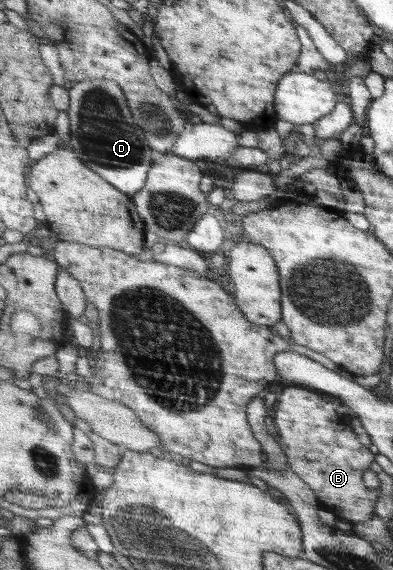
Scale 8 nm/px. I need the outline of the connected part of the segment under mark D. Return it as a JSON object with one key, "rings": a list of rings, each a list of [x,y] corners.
{"rings":[[[84,80],[78,82],[71,89],[71,107],[69,113],[72,123],[72,136],[70,142],[78,152],[78,158],[83,159],[92,170],[98,172],[112,182],[116,188],[120,188],[124,194],[136,197],[140,190],[143,190],[147,185],[149,174],[152,167],[155,165],[154,158],[152,158],[151,142],[140,123],[136,122],[134,112],[128,102],[126,92],[122,90],[120,82],[116,80]]]}

